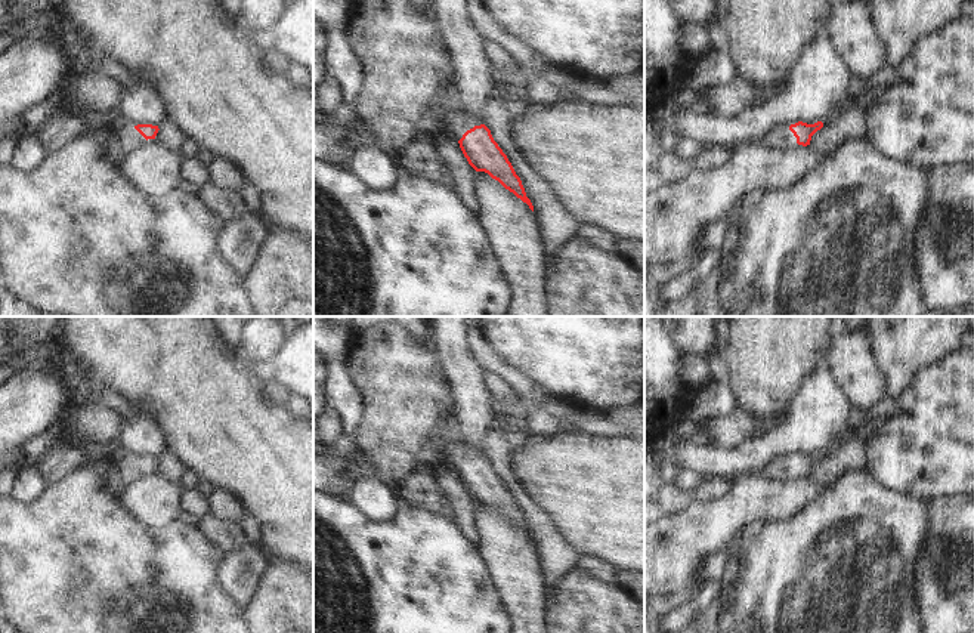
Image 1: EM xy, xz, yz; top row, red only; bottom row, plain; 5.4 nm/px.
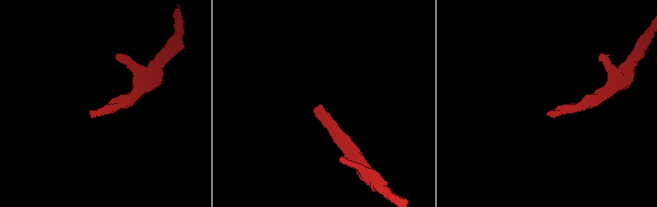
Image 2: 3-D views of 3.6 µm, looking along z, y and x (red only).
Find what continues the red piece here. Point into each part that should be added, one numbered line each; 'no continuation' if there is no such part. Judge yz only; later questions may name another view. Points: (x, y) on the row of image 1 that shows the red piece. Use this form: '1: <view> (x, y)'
1: yz (781, 138)

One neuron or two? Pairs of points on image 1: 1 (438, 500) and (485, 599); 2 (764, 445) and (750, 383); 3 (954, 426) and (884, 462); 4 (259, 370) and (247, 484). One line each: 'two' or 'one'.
1: two
2: two
3: one
4: two

